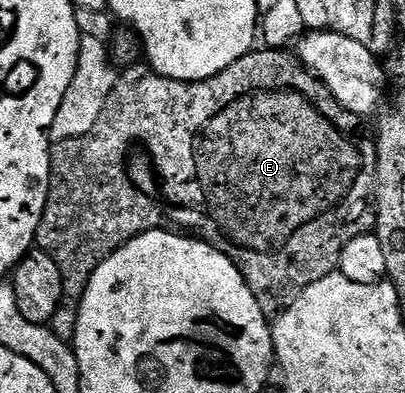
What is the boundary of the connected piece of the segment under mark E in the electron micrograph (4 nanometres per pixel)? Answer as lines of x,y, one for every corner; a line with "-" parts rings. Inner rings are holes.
254,48
239,60
235,60
235,64
231,64
223,72
202,82
171,80
162,74
152,73
145,64
122,69
111,96
107,96
107,104
99,120
95,120
95,128
78,138
52,143
49,151
49,199
37,229
36,249
55,260
63,276
65,298
79,300
85,295
85,286
95,268
99,268
99,264
103,264
103,260
107,260
107,256
114,254
123,243
140,234
146,234
148,230
160,230
168,226
180,228
182,231
192,232
202,242
208,242
220,254
226,254
244,276
259,308
266,315
276,316
291,304
295,304
299,295
311,288
315,280
323,280
323,276
334,273
340,267
343,248
347,248
352,238
370,233
374,229
375,142
372,137
364,138
357,131
361,122
358,115
344,110
330,96
325,85
307,67
301,65
300,58
285,48

